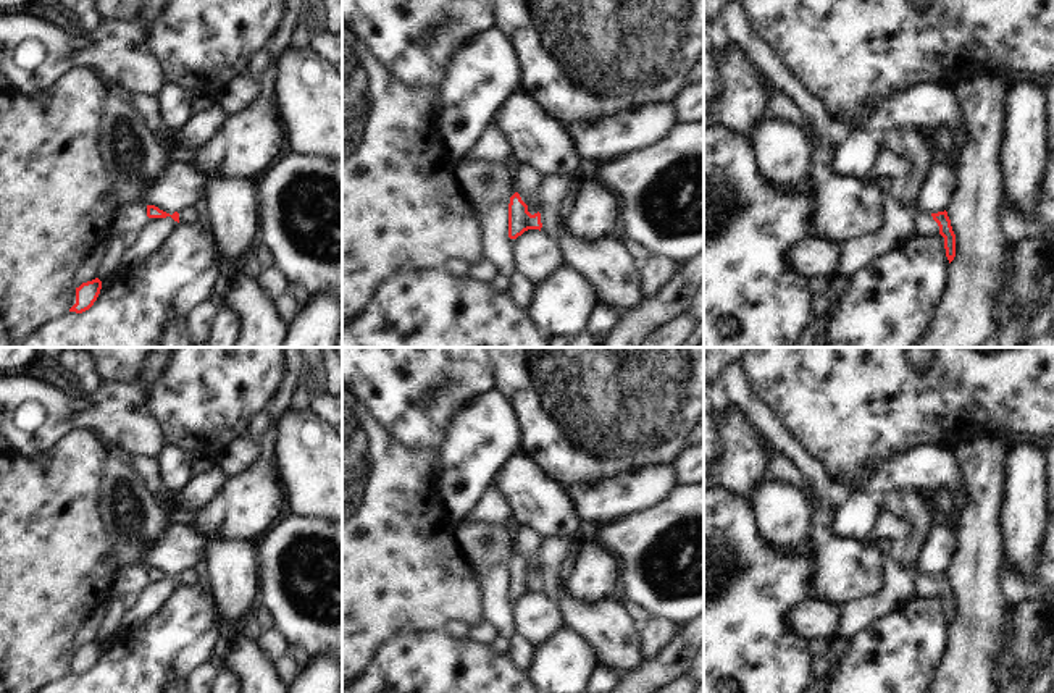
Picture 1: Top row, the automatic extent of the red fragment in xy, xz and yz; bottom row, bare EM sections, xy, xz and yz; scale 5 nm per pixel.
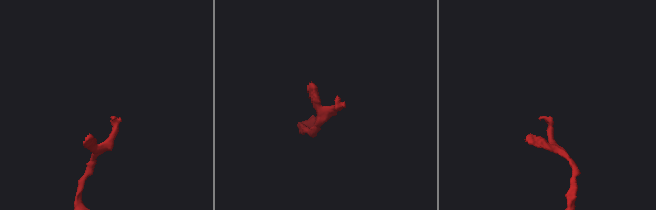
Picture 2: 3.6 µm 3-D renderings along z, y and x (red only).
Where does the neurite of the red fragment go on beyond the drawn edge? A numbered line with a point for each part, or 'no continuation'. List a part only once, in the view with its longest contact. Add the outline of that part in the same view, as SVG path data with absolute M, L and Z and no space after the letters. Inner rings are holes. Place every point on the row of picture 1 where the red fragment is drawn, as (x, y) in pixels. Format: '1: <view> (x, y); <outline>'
no continuation

